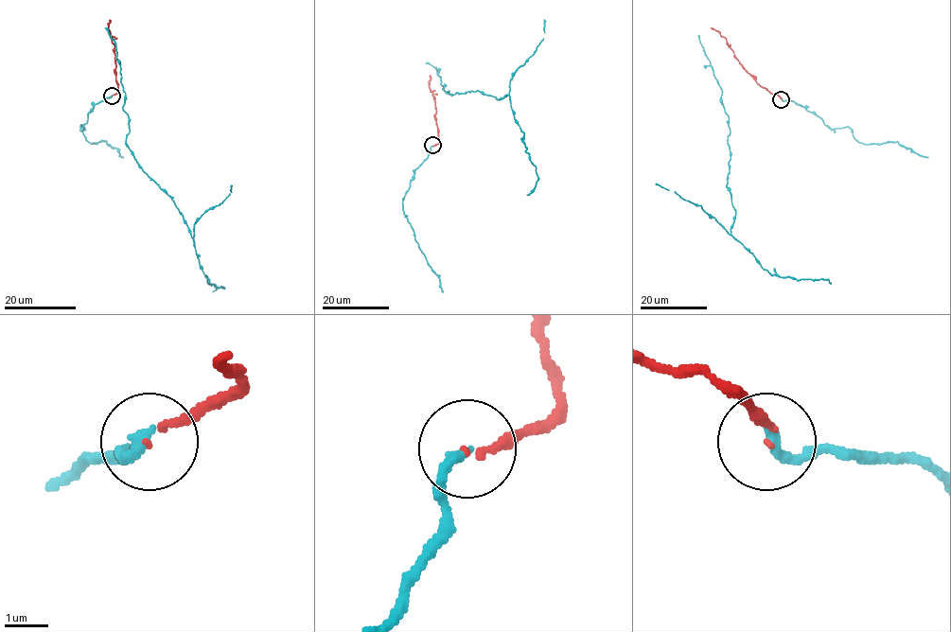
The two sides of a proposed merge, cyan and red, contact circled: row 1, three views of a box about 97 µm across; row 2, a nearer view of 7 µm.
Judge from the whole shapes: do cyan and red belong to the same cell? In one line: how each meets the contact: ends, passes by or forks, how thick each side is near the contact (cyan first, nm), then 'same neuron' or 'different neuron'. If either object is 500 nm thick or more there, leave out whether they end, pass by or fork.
cyan ends | red ends | 280/140 nm | same neuron

